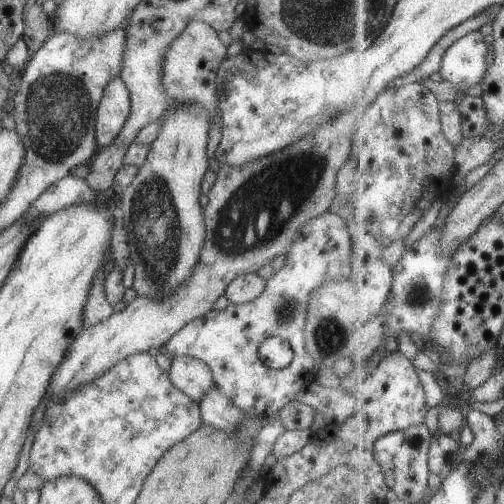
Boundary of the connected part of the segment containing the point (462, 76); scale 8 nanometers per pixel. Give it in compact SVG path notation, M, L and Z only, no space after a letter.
M481 30L467 33L446 50L439 74L443 80L454 84L457 90L479 85L490 67L487 54L491 50L490 40L481 34Z

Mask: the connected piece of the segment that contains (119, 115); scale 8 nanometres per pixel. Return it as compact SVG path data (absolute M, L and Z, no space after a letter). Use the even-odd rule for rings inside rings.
M117 76L105 84L96 108L94 135L97 146L111 145L130 109L127 89Z

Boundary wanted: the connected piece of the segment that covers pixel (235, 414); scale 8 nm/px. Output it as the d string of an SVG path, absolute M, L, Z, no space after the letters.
M215 386L205 391L205 394L198 400L197 406L203 424L214 426L228 433L236 429L245 416L244 412Z

